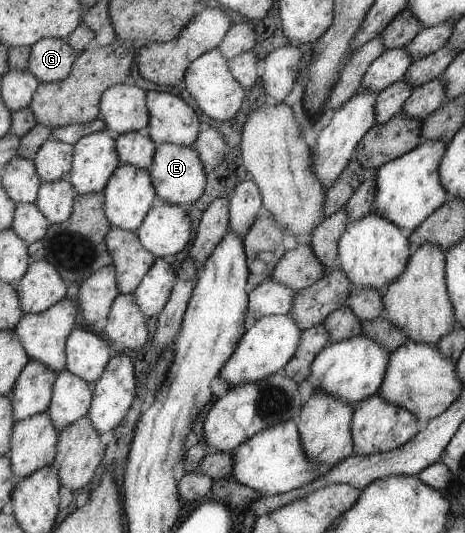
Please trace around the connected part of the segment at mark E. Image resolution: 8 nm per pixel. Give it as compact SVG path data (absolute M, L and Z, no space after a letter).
M173 143L159 144L149 172L153 177L157 195L171 204L182 204L188 207L206 189L205 165L202 163L199 151L193 146L183 146Z

